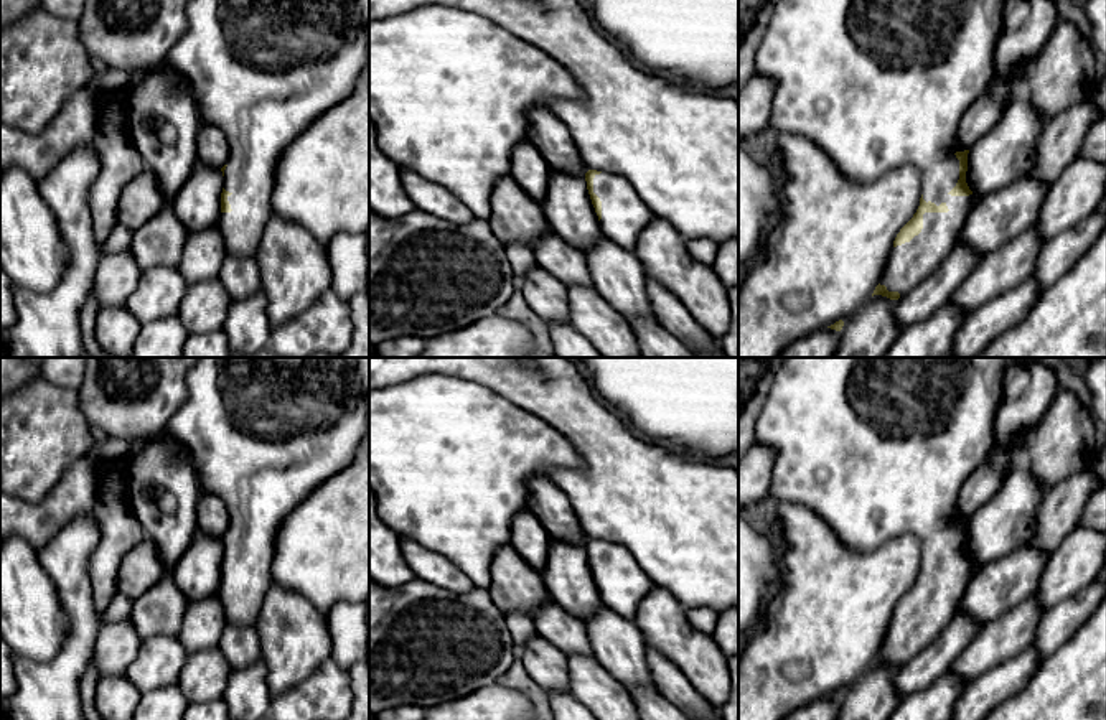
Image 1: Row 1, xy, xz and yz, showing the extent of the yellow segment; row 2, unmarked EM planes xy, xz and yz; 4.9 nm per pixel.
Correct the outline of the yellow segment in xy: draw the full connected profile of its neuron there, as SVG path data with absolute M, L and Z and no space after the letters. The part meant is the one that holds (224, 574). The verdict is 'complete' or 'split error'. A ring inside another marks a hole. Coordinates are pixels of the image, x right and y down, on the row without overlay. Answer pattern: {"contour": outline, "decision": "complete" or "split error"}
{"contour": "M199 358L186 376L188 395L173 417L157 435L175 438L190 455L203 488L224 501L229 527L221 537L224 557L221 562L221 585L218 596L224 606L227 624L254 624L267 591L274 587L270 565L275 535L282 521L323 481L346 468L359 445L369 433L369 358Z", "decision": "split error"}

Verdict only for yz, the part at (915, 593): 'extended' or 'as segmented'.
extended

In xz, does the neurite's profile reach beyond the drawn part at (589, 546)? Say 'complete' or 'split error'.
split error

